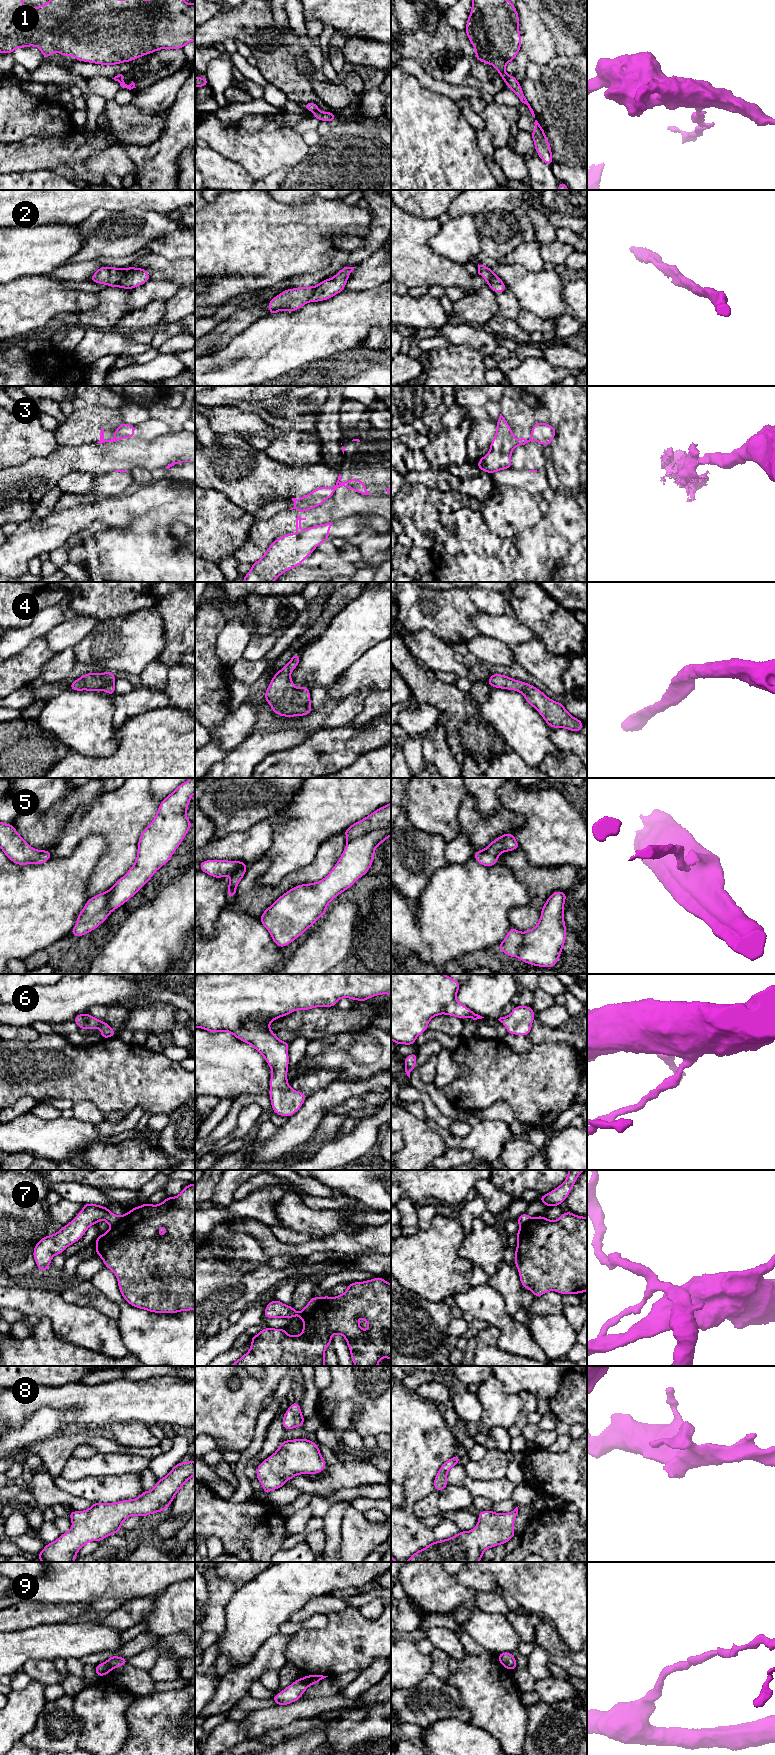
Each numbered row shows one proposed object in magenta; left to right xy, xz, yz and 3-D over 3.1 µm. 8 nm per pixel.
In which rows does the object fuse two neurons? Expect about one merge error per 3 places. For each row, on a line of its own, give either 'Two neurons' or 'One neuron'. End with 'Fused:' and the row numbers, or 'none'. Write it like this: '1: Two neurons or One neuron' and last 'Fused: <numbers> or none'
1: Two neurons
2: One neuron
3: Two neurons
4: One neuron
5: One neuron
6: One neuron
7: Two neurons
8: One neuron
9: Two neurons
Fused: 1, 3, 7, 9

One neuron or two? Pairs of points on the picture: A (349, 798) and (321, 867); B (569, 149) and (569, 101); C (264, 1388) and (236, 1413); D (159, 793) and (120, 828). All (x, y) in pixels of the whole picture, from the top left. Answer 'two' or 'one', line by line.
A: two
B: one
C: one
D: two

